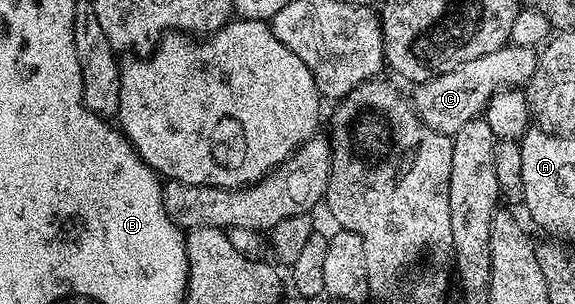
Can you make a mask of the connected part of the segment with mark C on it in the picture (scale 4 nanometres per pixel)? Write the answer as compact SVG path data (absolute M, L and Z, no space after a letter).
M531 46L499 47L494 53L474 57L474 61L466 61L466 65L458 65L458 69L450 73L442 73L419 84L413 90L416 92L410 95L410 102L416 108L420 120L430 129L451 137L458 129L462 129L462 125L466 125L466 121L481 118L488 102L499 91L504 88L520 89L531 84L537 58L537 52Z

